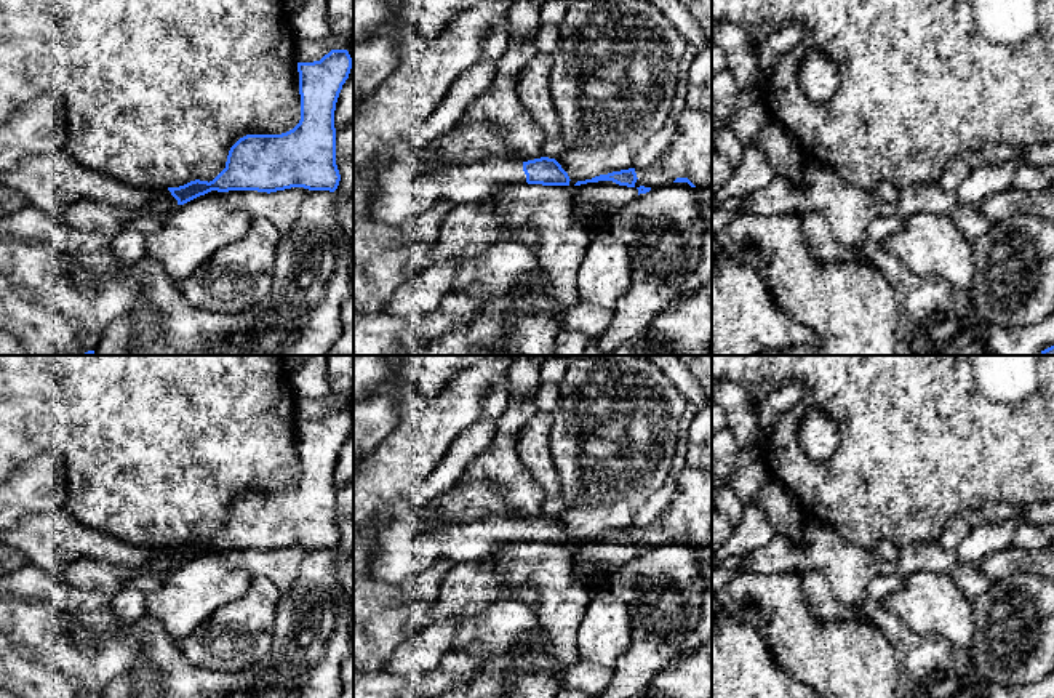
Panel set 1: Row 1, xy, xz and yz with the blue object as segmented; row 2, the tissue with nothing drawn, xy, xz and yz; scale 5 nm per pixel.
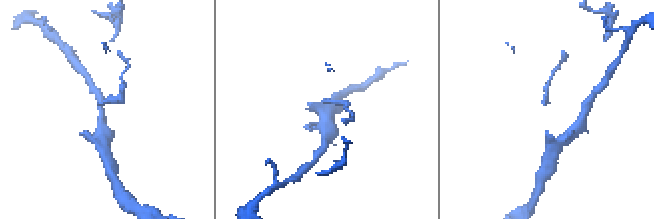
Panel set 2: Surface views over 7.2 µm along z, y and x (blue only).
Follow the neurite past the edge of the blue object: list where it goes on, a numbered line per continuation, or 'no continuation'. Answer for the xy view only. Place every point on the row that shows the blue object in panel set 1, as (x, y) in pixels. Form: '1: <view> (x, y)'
no continuation

